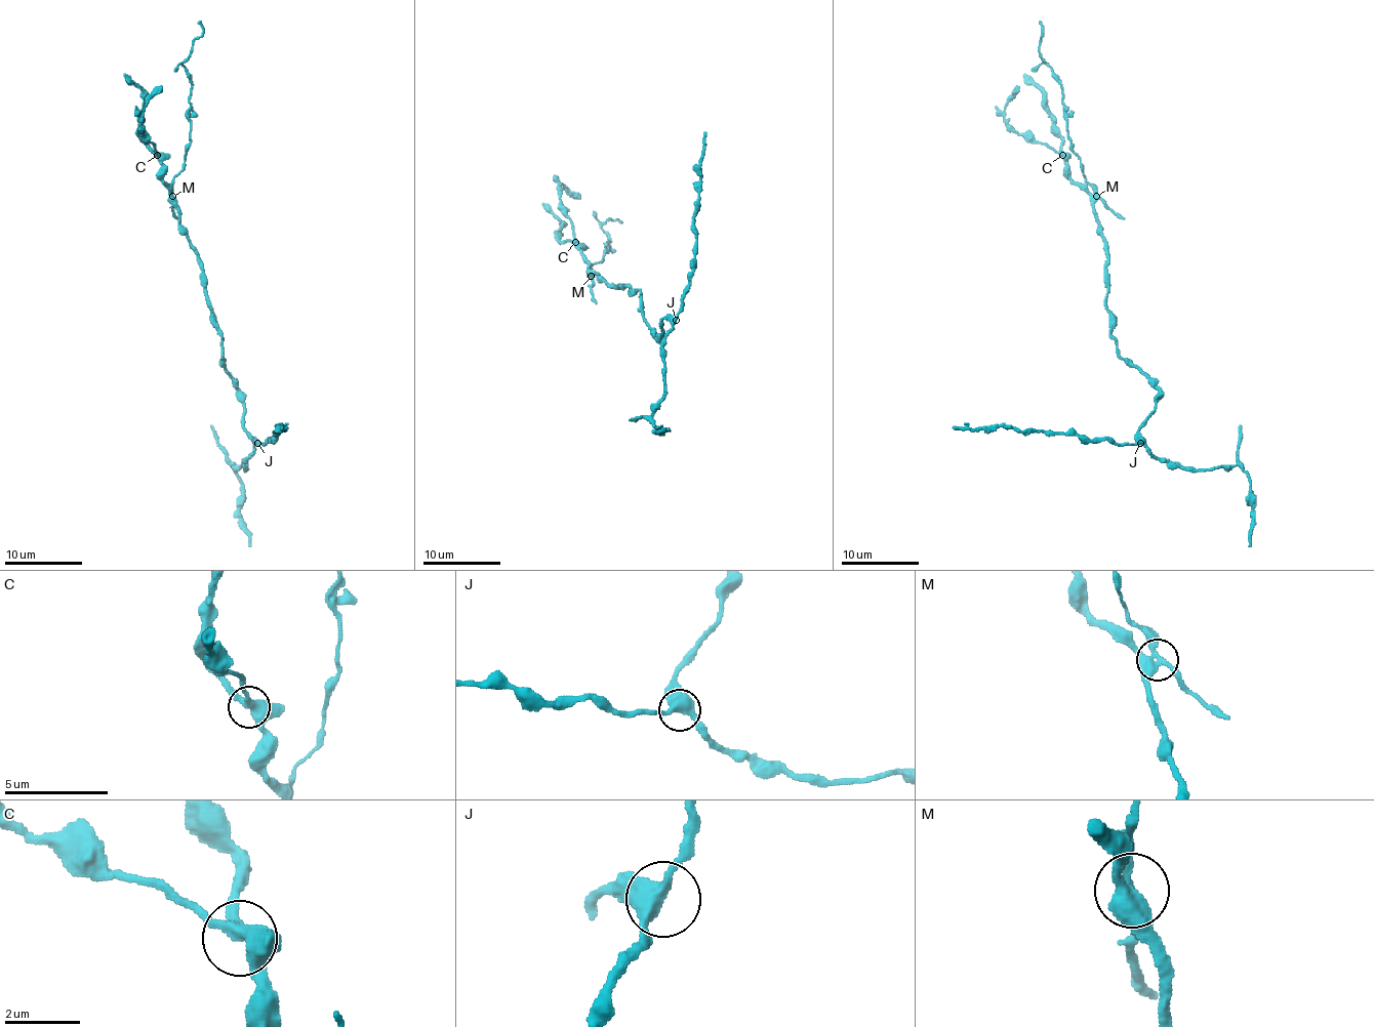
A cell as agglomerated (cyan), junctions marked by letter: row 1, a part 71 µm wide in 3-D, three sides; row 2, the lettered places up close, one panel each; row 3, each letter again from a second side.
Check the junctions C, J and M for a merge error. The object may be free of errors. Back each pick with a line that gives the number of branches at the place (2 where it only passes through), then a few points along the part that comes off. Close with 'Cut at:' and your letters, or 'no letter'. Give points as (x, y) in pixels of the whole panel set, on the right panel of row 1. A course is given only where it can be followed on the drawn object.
M: 4 | (1097, 196), (1087, 182), (1080, 157), (1069, 141), (1060, 81), (1039, 51), (1039, 21)
Cut at: M

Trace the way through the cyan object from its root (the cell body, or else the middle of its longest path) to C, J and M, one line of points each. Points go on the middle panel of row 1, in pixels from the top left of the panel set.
C: (634, 288), (612, 286), (602, 281), (589, 266), (589, 261), (575, 242)
J: (634, 288), (639, 292), (639, 312), (656, 337), (662, 333), (664, 318), (676, 320)
M: (634, 288), (612, 286), (595, 273), (591, 277)

